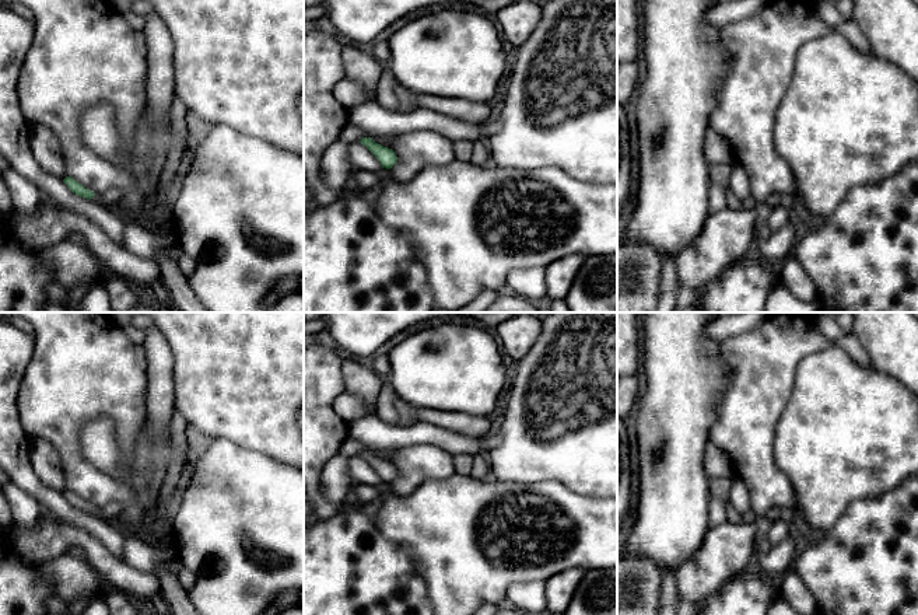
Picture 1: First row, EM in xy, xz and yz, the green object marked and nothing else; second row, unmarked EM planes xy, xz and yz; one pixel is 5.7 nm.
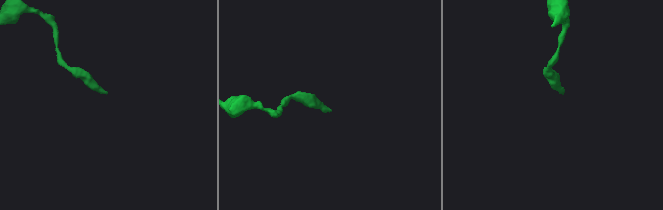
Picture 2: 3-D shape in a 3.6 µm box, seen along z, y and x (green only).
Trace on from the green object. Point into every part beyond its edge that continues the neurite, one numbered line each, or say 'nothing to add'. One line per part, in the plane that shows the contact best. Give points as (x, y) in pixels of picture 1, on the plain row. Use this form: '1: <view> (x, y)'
1: xy (115, 523)

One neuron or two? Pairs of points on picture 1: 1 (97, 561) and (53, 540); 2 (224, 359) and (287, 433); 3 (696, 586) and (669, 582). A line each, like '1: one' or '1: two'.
1: one
2: one
3: two

